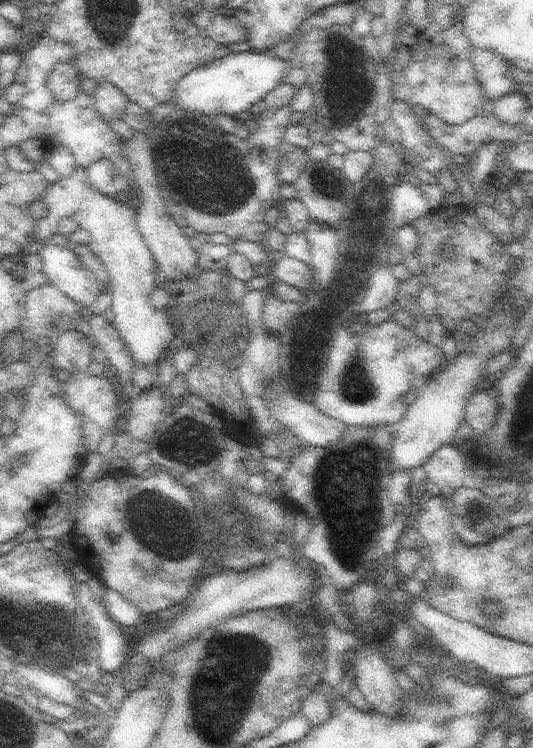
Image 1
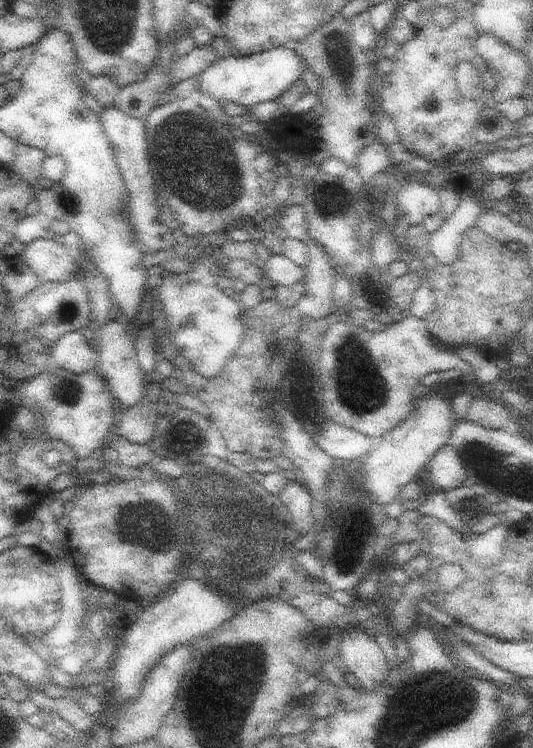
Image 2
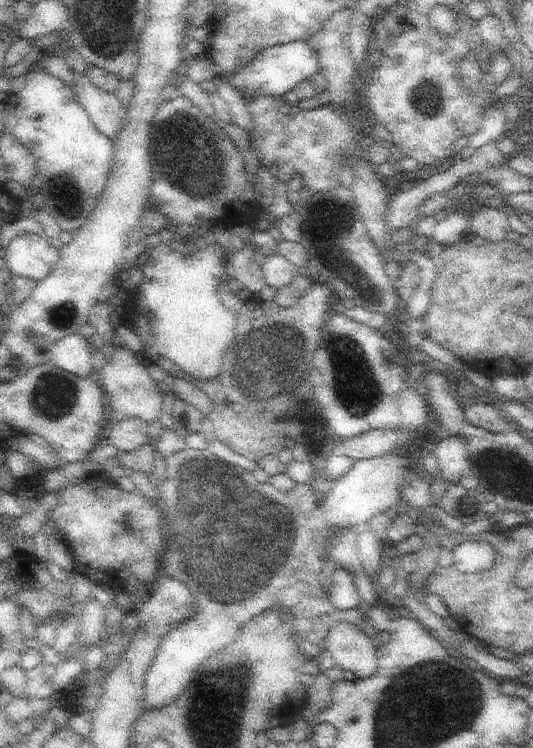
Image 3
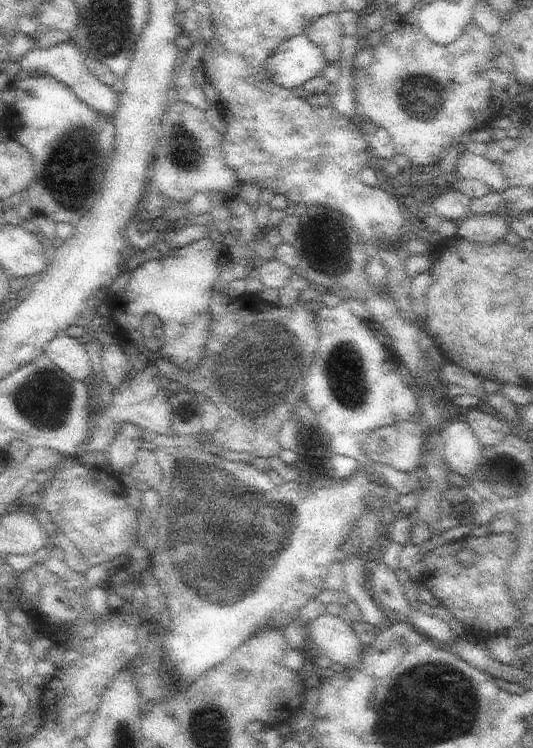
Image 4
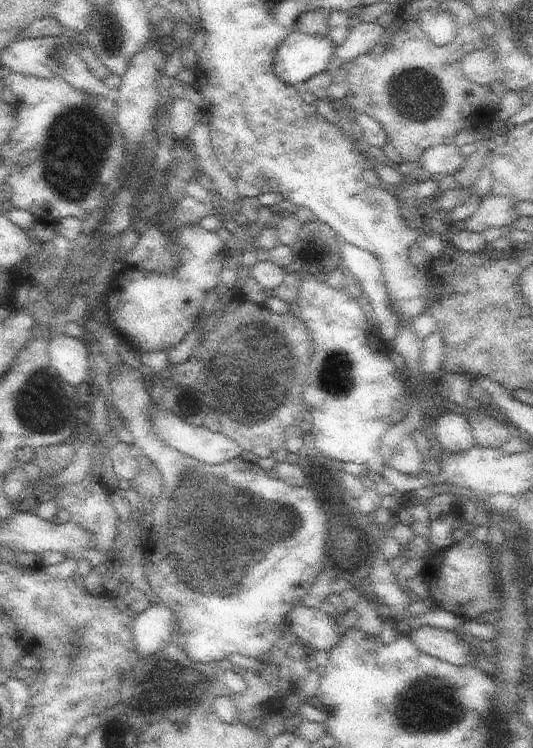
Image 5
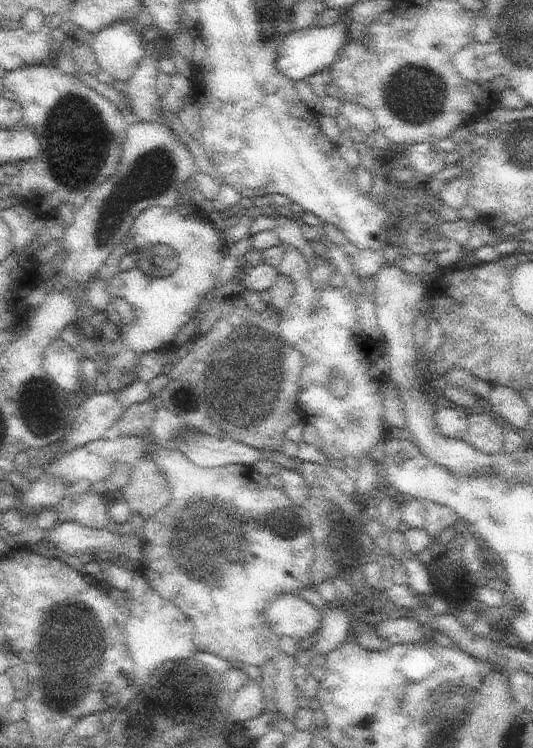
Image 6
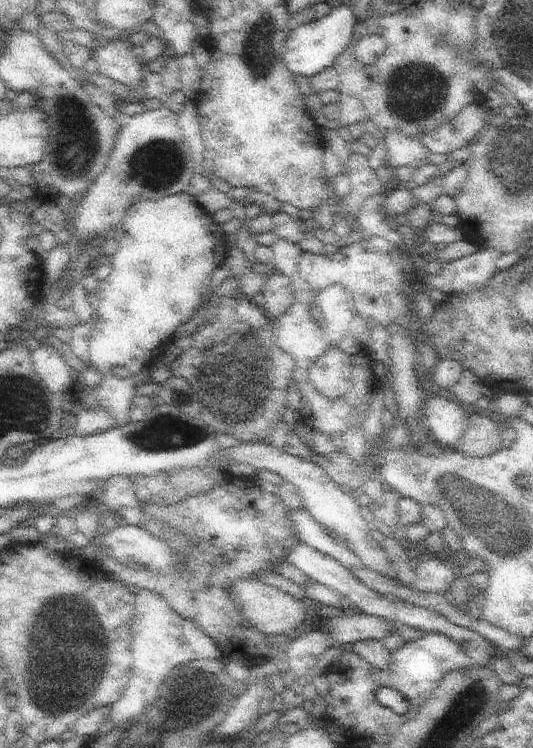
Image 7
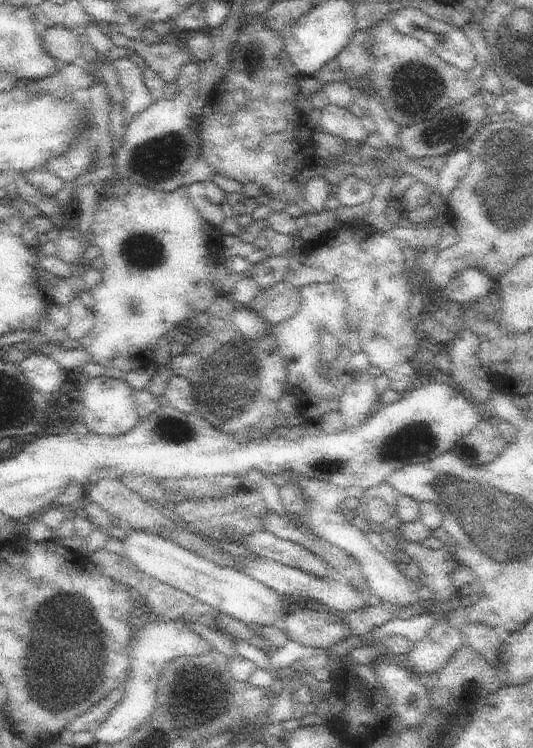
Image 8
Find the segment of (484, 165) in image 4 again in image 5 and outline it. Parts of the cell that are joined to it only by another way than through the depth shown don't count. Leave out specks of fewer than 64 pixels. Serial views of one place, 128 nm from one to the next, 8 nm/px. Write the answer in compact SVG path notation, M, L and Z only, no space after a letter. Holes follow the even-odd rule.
M455 144L435 145L424 150L419 167L426 170L431 176L443 177L447 174L456 174L466 157Z

